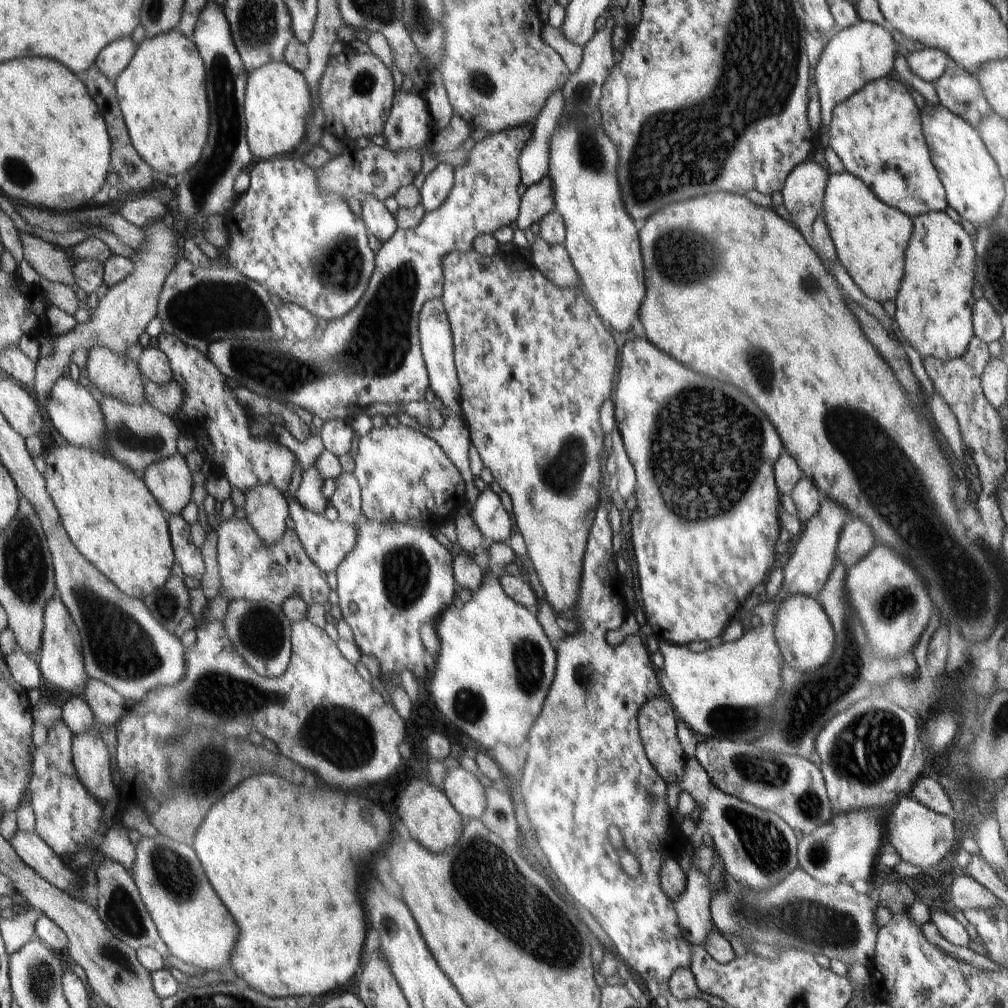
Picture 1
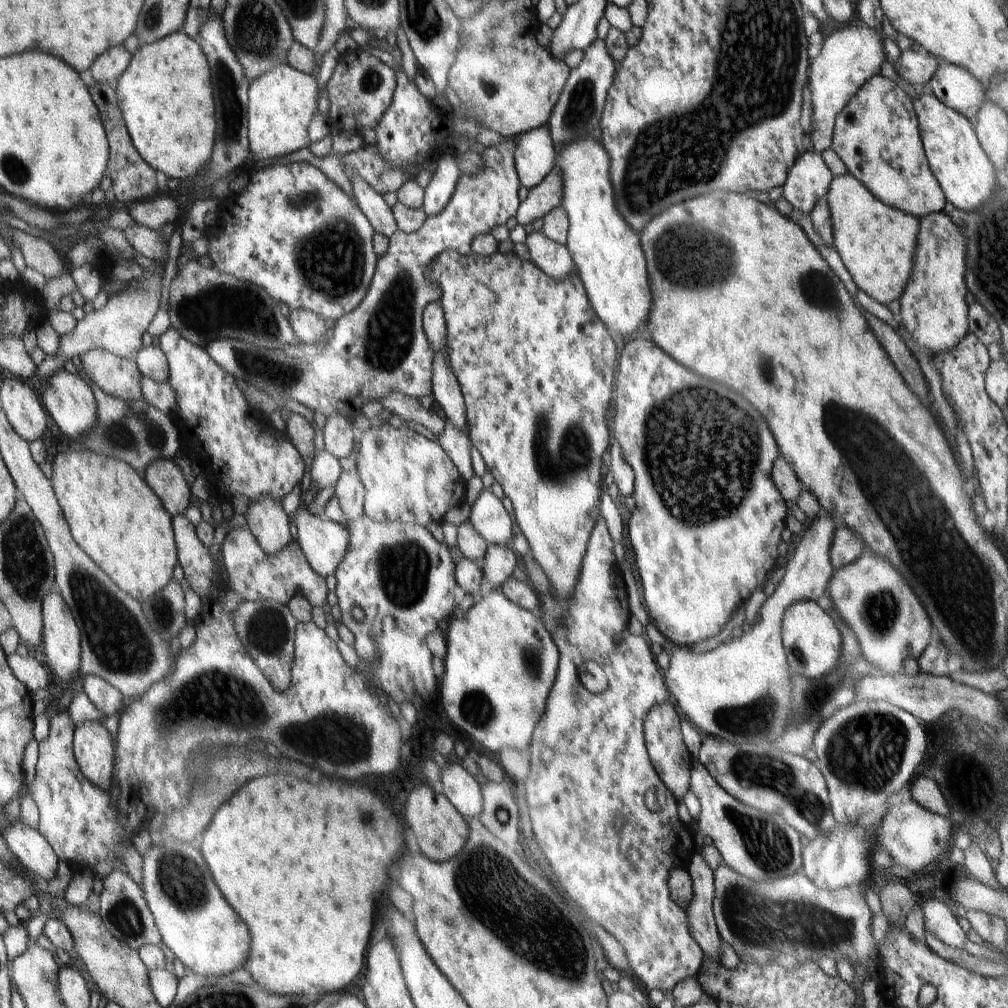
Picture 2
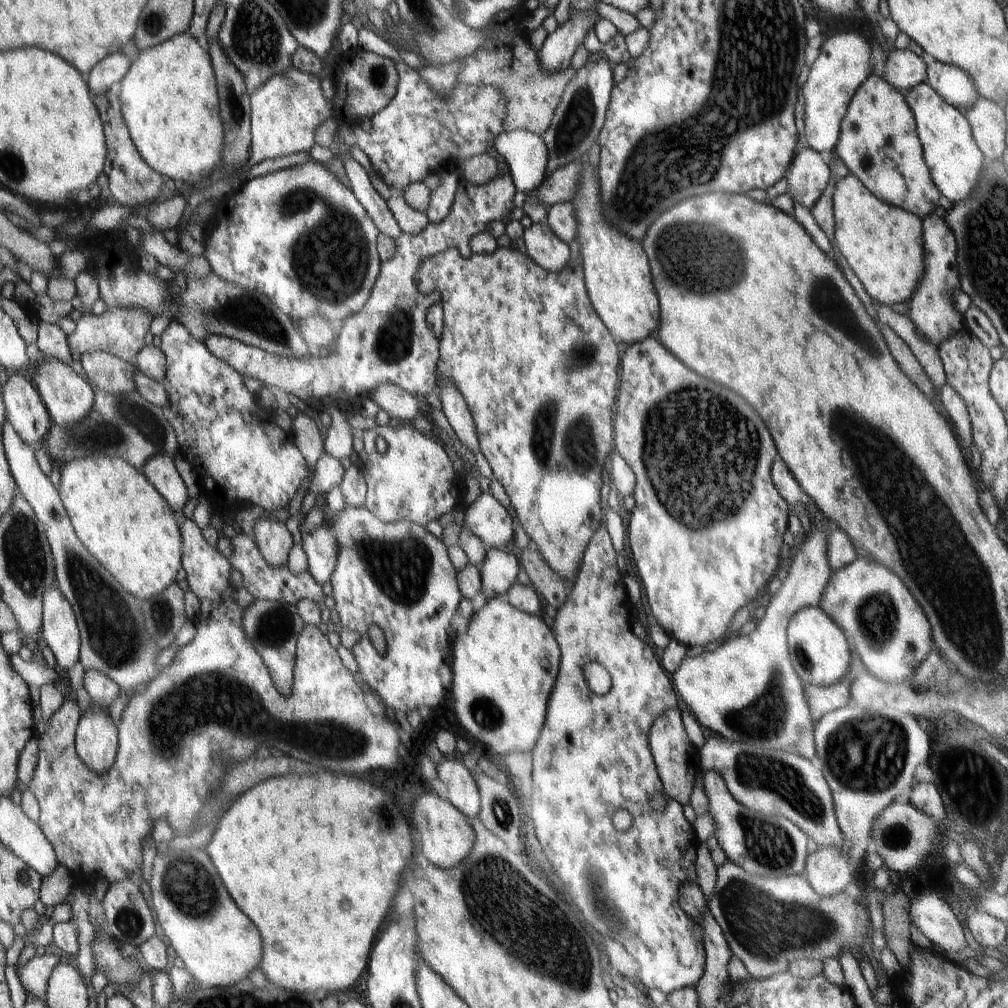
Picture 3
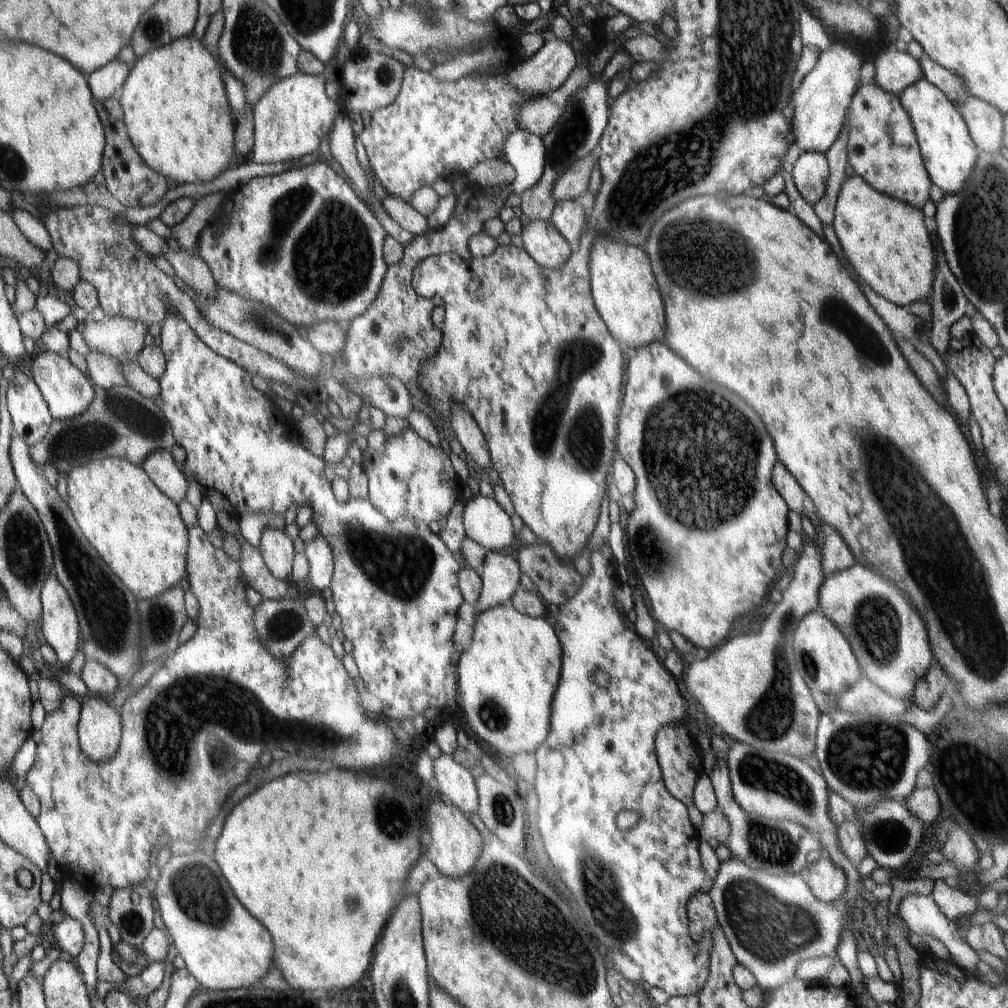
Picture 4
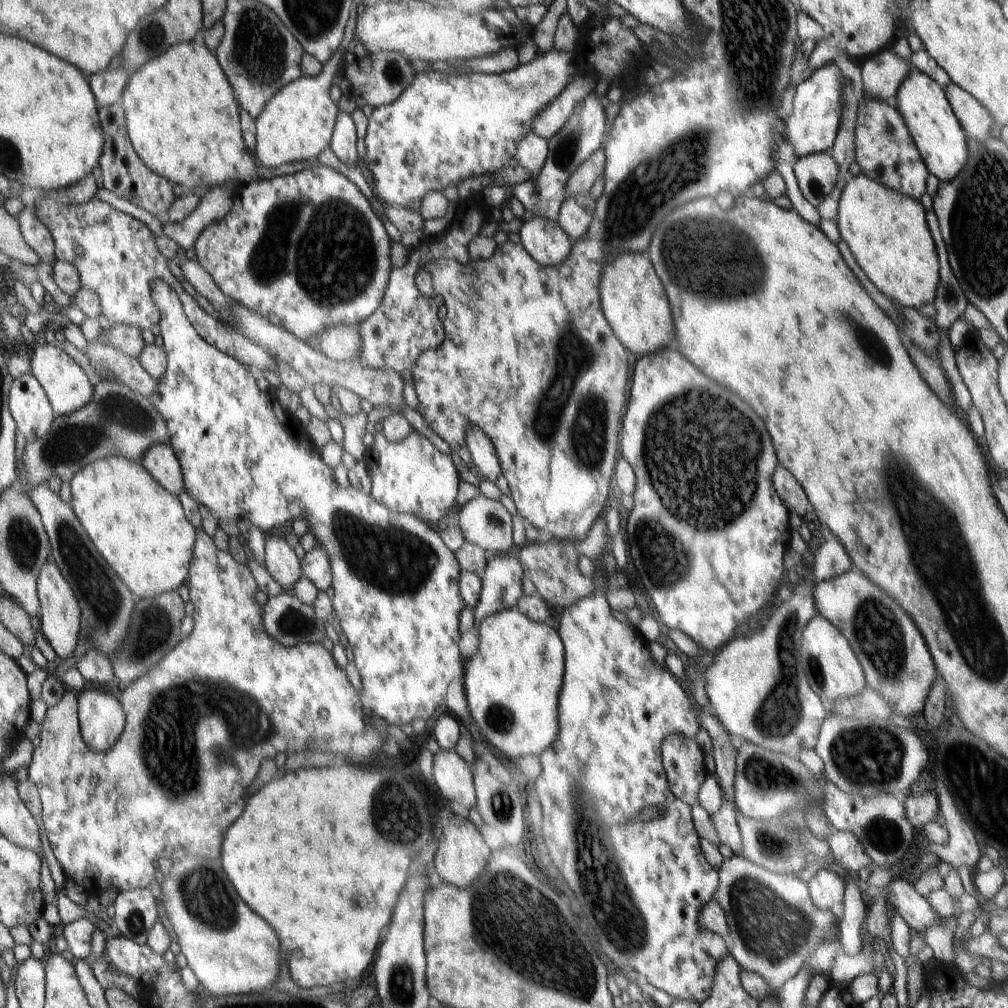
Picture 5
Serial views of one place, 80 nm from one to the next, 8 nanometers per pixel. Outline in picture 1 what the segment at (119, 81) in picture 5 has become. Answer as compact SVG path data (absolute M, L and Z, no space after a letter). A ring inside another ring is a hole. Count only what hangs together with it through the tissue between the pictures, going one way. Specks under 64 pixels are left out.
M131 36L111 42L96 57L96 68L112 82L130 64L137 46Z

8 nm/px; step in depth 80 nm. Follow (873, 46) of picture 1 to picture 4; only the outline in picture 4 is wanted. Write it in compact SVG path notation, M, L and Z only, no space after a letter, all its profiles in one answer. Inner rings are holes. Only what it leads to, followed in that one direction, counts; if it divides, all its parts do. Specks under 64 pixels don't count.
M833 42L829 49L821 51L814 68L804 77L796 92L793 92L791 136L792 142L798 144L803 153L812 151L825 153L836 142L839 132L843 129L849 112L848 105L851 103L856 84L859 82L858 71L864 64L858 50L860 46Z

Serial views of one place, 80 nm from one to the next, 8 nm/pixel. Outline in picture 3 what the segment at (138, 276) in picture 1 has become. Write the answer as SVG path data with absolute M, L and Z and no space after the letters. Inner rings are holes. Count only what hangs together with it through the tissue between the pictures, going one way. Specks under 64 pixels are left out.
M114 307L106 309L101 315L83 314L76 323L75 331L68 336L70 350L78 350L81 354L104 351L120 357L136 367L136 357L145 345L144 336L148 334L153 318L139 308Z

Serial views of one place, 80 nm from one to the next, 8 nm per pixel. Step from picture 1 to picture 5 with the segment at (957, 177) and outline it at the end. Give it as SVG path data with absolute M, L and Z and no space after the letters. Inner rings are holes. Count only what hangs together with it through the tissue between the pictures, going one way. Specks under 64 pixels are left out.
M910 67L896 92L896 106L903 116L908 132L915 142L921 159L939 182L950 182L959 174L969 157L968 136L948 102L944 88L933 78Z

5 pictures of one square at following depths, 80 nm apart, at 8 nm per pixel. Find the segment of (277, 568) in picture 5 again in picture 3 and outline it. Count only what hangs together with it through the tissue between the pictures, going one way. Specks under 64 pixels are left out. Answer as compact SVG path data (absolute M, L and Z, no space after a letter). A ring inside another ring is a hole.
M264 518L256 521L255 543L264 560L272 566L286 565L293 541L286 525L274 519Z

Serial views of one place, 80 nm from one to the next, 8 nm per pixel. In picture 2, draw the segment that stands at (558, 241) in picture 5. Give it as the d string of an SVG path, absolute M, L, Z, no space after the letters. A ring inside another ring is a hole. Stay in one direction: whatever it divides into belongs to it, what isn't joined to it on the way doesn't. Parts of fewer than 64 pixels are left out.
M542 229L527 234L524 244L531 261L549 277L560 280L574 272L575 262L567 245L553 241Z

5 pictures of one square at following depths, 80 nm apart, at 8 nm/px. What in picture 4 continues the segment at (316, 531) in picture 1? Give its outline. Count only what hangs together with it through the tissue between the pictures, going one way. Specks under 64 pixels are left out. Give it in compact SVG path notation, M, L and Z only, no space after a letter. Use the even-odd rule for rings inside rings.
M318 535L305 545L305 555L309 564L309 580L321 592L331 585L333 575L333 554L327 540Z

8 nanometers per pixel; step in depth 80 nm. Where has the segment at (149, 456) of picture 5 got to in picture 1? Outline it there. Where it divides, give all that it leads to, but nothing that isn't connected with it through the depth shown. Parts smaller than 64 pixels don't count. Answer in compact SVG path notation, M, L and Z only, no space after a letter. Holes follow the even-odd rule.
M178 452L149 464L141 477L161 508L173 515L180 515L191 501L192 474Z

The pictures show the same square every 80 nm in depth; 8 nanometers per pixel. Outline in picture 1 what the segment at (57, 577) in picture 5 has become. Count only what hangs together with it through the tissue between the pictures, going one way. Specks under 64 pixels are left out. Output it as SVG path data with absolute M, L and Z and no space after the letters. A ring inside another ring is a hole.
M58 595L47 600L43 608L43 635L39 667L43 677L50 684L56 686L62 694L74 696L82 695L87 682L84 670L81 636L76 623Z

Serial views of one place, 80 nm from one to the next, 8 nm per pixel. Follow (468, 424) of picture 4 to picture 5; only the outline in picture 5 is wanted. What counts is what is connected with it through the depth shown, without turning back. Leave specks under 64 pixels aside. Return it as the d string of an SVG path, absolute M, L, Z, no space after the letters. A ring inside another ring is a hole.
M470 425L465 432L465 442L472 456L472 468L482 479L496 482L502 469L492 441L481 428Z

